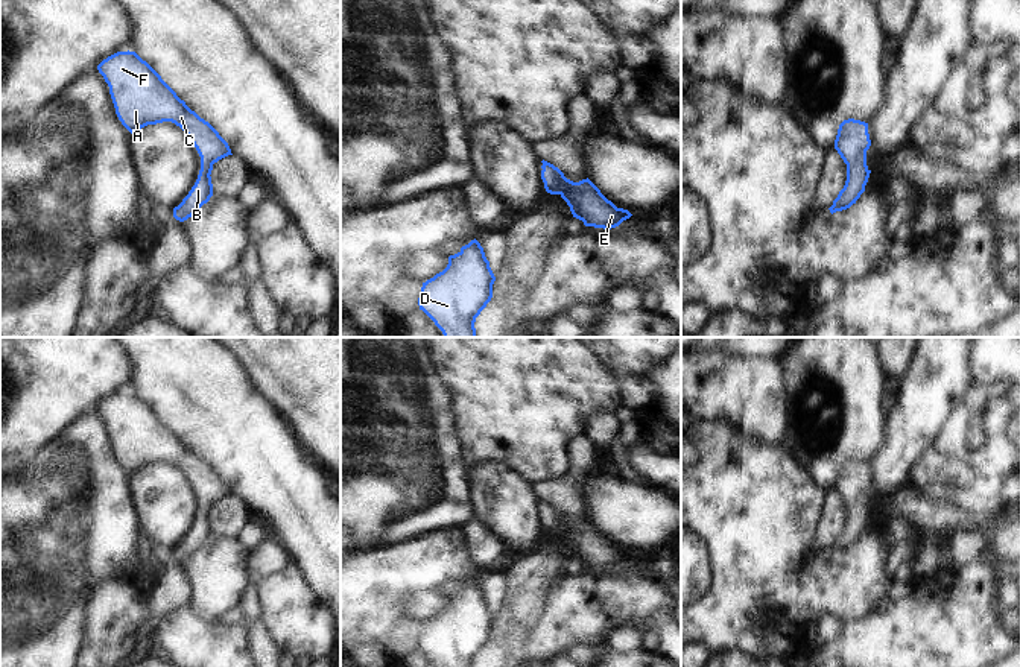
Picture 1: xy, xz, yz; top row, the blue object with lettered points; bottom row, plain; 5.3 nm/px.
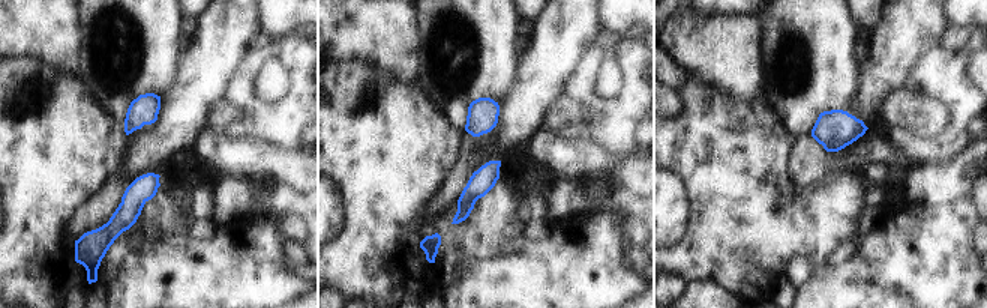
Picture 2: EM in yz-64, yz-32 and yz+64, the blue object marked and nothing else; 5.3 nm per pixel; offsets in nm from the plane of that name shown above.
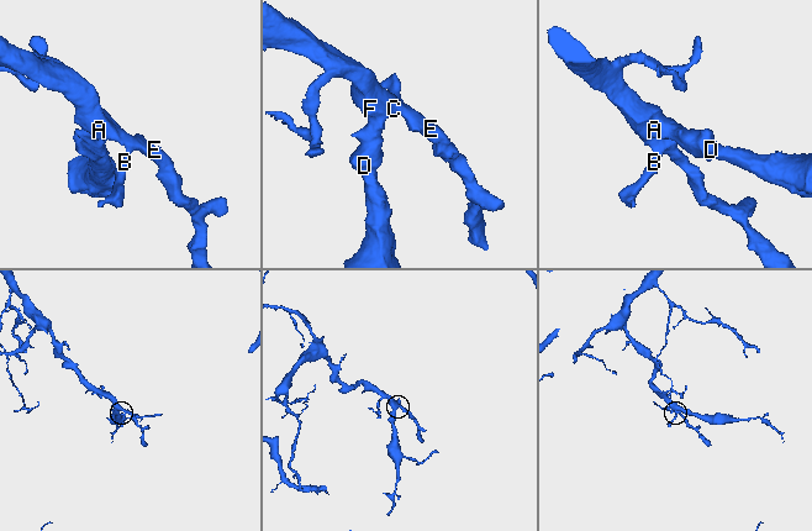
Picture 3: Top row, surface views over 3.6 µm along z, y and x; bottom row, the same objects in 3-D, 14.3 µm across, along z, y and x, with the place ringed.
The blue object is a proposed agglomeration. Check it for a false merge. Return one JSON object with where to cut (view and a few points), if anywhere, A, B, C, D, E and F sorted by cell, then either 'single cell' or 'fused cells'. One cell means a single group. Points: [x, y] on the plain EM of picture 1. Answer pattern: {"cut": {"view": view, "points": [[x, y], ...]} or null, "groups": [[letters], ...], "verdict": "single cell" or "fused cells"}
{"cut": null, "groups": [["A", "B", "C", "D", "E", "F"]], "verdict": "single cell"}

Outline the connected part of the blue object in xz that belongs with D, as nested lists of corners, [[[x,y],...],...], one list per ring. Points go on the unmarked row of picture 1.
[[[474,579],[448,597],[442,612],[423,623],[420,650],[436,667],[474,667],[476,658],[493,638],[494,621],[483,588]]]

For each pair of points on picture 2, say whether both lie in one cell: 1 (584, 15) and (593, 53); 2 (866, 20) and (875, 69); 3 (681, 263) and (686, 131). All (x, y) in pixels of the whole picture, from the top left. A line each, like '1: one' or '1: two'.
1: two
2: two
3: one

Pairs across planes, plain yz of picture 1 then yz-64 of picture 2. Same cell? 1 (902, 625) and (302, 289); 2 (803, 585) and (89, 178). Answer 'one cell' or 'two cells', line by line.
1: one cell
2: one cell

